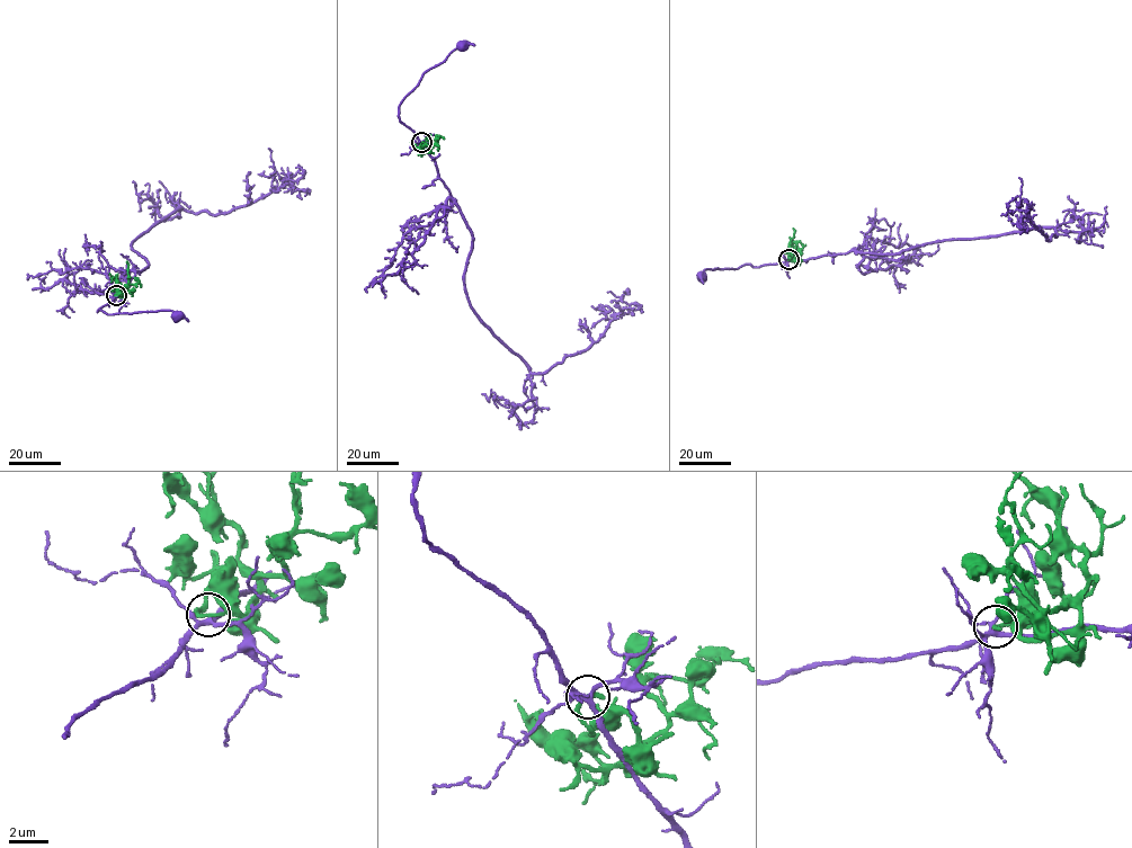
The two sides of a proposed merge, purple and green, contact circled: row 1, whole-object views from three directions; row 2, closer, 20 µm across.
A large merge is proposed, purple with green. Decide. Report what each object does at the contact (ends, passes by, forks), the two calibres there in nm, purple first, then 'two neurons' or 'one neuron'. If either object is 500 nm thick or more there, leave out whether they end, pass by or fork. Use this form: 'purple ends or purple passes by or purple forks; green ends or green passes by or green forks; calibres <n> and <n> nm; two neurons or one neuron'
purple forks; green ends; calibres 240 and 240 nm; two neurons

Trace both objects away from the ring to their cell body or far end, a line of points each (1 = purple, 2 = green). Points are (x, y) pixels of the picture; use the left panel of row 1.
1: (116, 295), (98, 312), (99, 309), (114, 314), (171, 310), (175, 315)
2: (116, 295), (127, 289), (126, 261)

